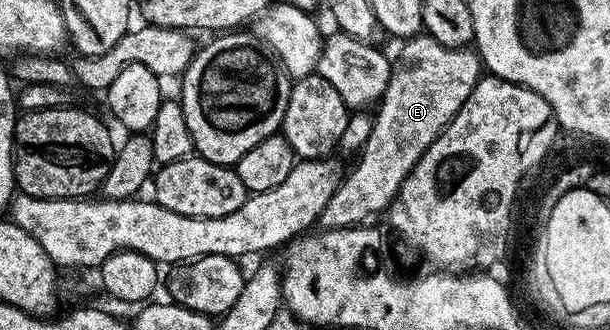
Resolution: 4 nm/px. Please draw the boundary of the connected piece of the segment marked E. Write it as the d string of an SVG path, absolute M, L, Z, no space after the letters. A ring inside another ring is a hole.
M426 33L412 36L403 44L404 47L394 55L390 85L386 85L386 93L374 111L370 137L366 137L366 145L360 148L356 168L345 174L340 181L340 188L326 201L326 209L322 209L318 220L321 228L333 231L339 227L354 227L369 222L371 215L387 212L394 201L402 181L414 169L416 162L426 153L428 146L444 132L444 127L462 109L466 97L474 89L474 85L482 78L480 56L468 47L447 47L438 45Z

